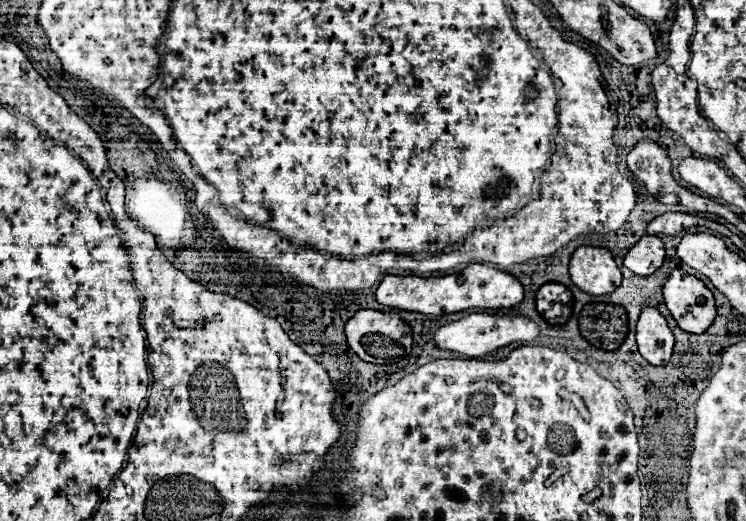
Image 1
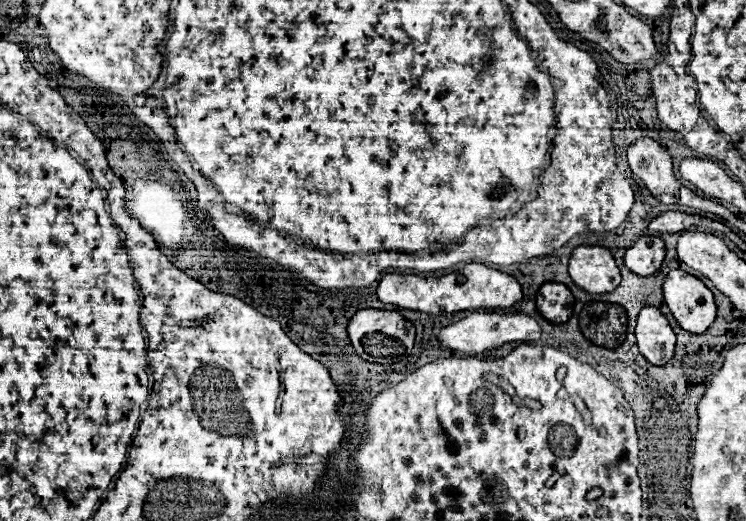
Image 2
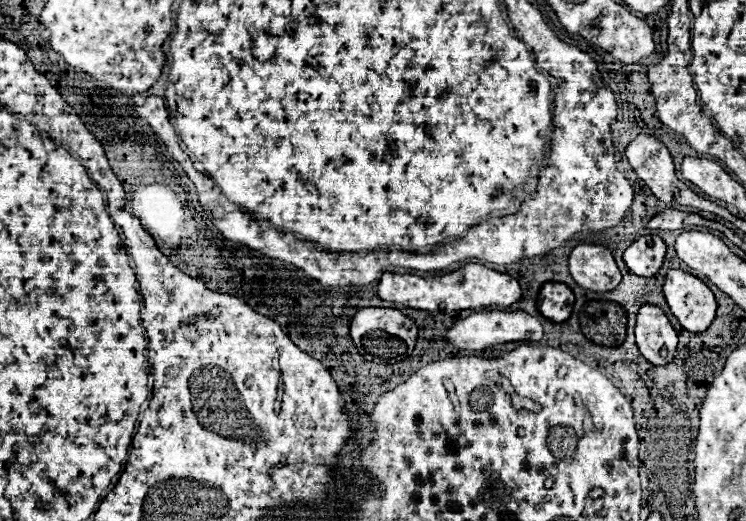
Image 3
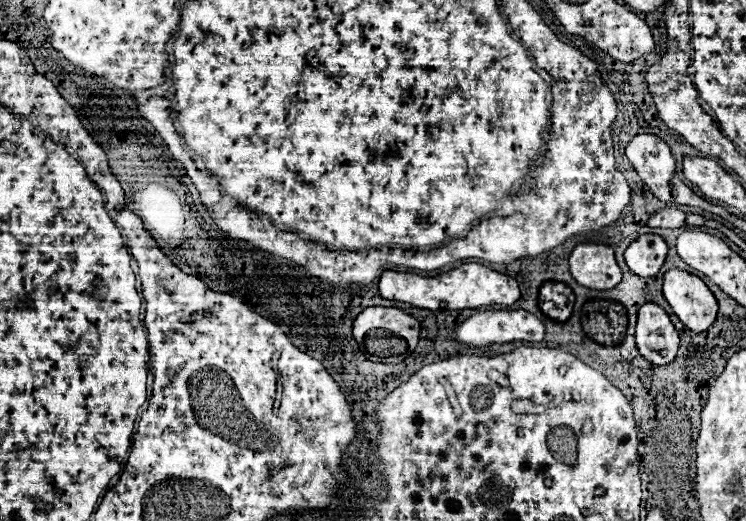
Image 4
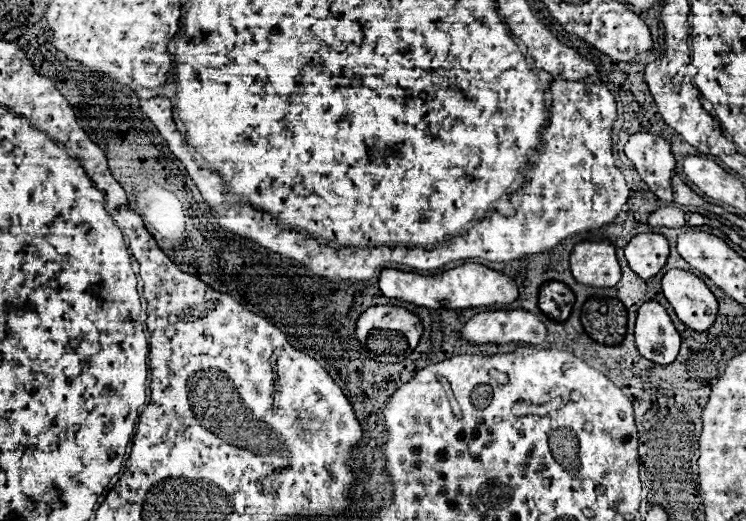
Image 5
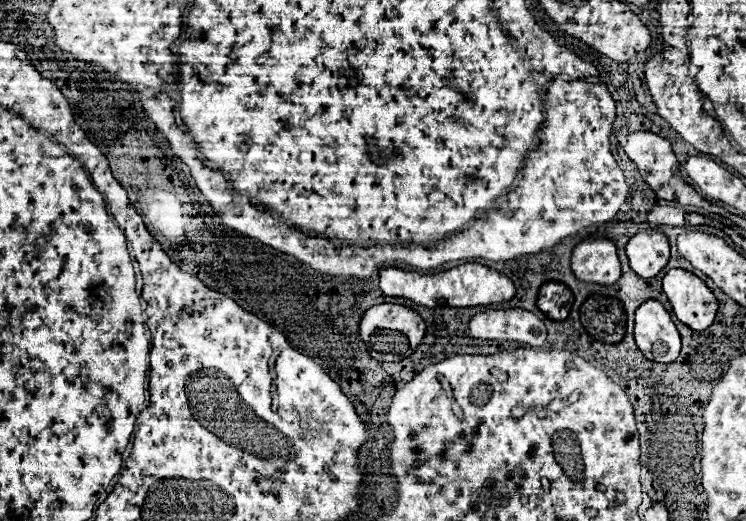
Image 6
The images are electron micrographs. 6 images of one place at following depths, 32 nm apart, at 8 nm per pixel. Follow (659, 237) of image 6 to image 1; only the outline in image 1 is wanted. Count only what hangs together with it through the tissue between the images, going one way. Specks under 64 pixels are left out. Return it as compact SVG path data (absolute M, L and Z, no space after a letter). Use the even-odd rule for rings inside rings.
M644 236L628 250L624 256L624 266L638 276L650 276L662 266L664 256L662 240L658 236Z

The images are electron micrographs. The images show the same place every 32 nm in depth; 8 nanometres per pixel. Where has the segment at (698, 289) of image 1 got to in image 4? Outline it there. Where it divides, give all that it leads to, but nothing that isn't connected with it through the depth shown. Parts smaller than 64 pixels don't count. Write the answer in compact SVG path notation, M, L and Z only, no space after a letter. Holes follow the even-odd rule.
M672 268L664 276L664 298L680 322L692 332L708 330L716 320L716 298L708 286L684 270Z

